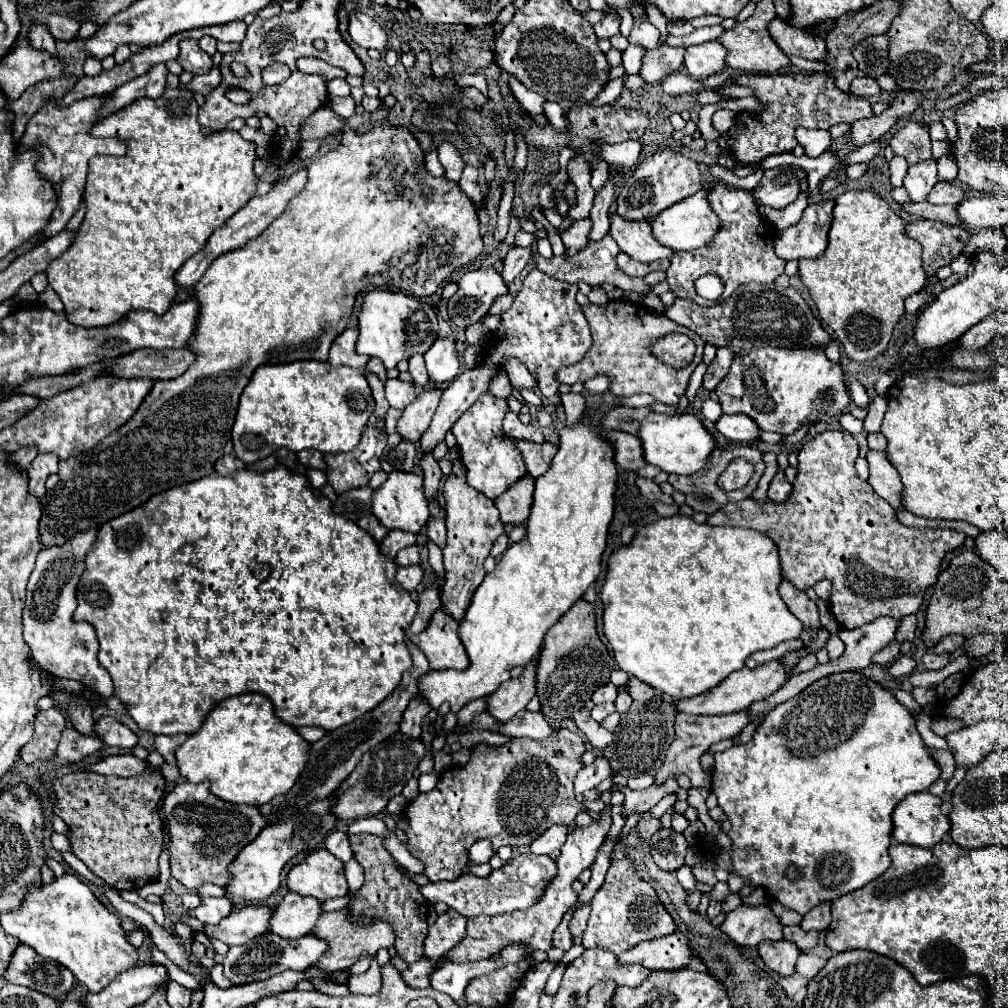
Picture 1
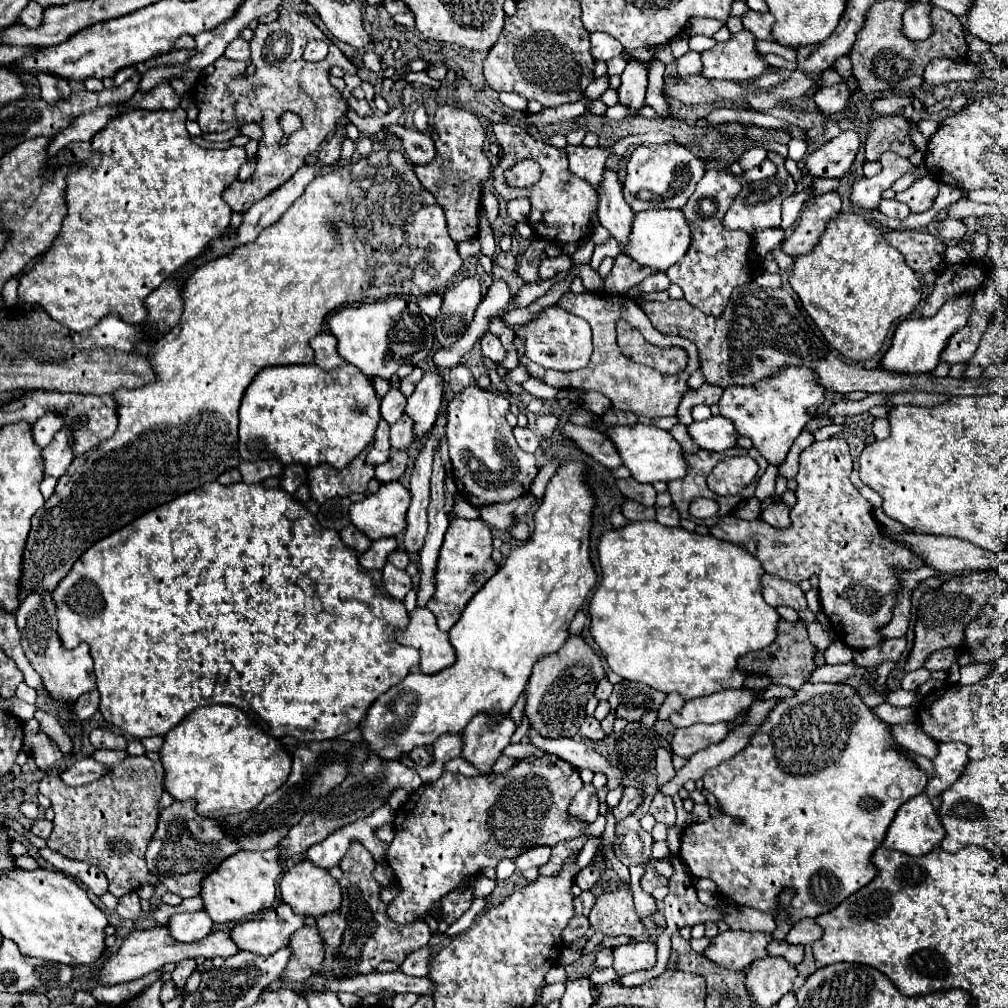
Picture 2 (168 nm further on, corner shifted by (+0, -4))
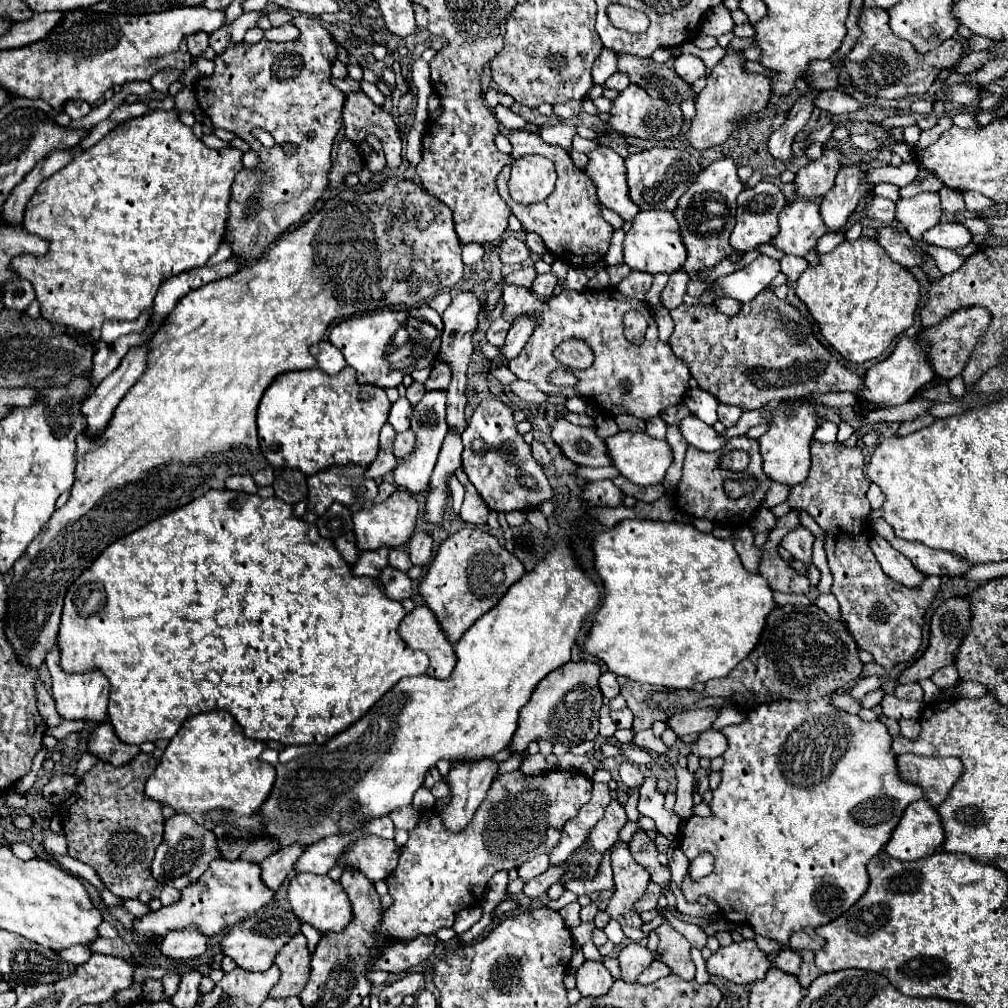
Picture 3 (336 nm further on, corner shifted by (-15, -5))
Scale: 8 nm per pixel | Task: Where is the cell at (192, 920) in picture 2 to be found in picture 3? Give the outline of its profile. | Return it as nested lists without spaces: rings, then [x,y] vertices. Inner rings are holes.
[[[183,928],[167,932],[163,938],[161,952],[173,960],[191,960],[207,950],[207,938],[197,928]]]

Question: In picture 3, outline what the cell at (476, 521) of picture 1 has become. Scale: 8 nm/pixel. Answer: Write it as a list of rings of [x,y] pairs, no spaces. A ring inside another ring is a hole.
[[[463,528],[441,544],[429,572],[421,580],[419,592],[449,634],[449,640],[457,642],[463,632],[469,630],[479,616],[491,610],[507,588],[523,574],[523,564],[509,554],[493,534],[477,528]]]

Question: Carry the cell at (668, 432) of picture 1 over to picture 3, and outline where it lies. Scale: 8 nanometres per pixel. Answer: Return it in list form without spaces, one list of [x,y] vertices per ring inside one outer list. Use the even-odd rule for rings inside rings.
[[[619,432],[615,436],[609,436],[605,440],[609,456],[613,458],[613,466],[619,468],[619,472],[629,478],[633,484],[639,486],[651,486],[659,484],[665,478],[665,472],[673,464],[673,450],[667,440],[657,440],[649,436],[647,432]]]

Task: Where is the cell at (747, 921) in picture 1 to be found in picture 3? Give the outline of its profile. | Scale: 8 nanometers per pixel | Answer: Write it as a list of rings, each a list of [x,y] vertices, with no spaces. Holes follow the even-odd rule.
[[[755,940],[733,942],[725,948],[719,948],[709,960],[709,974],[723,976],[737,984],[751,984],[765,976],[771,968],[771,960],[765,952],[757,948]]]

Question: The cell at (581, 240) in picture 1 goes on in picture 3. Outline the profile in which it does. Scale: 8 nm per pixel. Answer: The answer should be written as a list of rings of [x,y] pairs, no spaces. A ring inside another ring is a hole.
[[[549,272],[549,274],[539,274],[539,276],[535,278],[535,284],[531,286],[531,290],[533,290],[535,294],[543,296],[543,298],[551,298],[557,282],[559,282],[559,280],[557,280],[557,276],[555,276],[553,272]]]

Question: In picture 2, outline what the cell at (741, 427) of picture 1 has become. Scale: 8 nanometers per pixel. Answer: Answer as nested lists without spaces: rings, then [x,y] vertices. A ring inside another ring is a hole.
[[[722,415],[688,425],[688,435],[704,451],[724,451],[736,445],[738,431]]]

